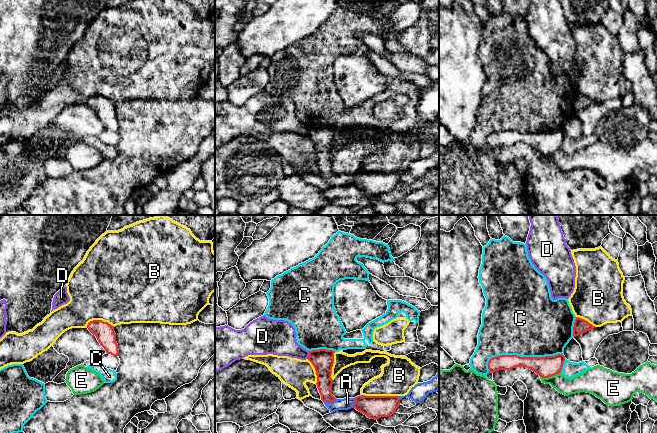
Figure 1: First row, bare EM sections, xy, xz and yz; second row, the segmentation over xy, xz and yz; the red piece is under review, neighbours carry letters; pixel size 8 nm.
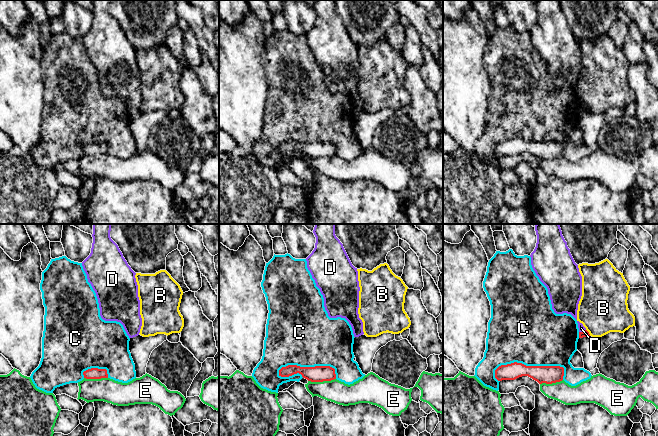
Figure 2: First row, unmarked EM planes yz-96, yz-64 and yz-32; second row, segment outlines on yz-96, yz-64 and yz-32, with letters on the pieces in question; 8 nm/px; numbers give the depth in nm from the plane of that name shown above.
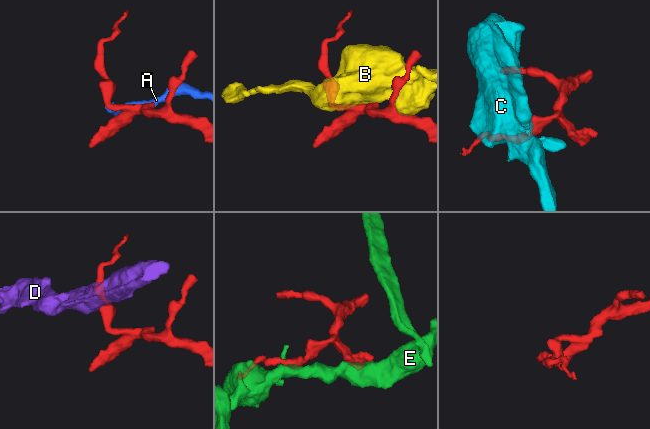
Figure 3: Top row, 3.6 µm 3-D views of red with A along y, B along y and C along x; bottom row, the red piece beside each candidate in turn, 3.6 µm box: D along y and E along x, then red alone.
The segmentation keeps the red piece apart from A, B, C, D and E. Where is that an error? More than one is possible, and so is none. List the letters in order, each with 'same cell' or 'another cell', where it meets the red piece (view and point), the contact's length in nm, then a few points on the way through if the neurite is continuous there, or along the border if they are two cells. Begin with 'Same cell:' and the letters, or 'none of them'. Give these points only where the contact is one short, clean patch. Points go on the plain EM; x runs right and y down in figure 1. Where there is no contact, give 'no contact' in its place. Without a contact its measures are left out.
Same cell: none of them
A: another cell; contact xz (330, 177); length 120 nm
B: another cell; contact xz (381, 172); length 260 nm
C: another cell; contact yz (521, 133); length 600 nm
D: another cell; contact xz (309, 131); length 70 nm; border xz (309, 127), (307, 134)
E: another cell; contact yz (550, 152); length 170 nm

